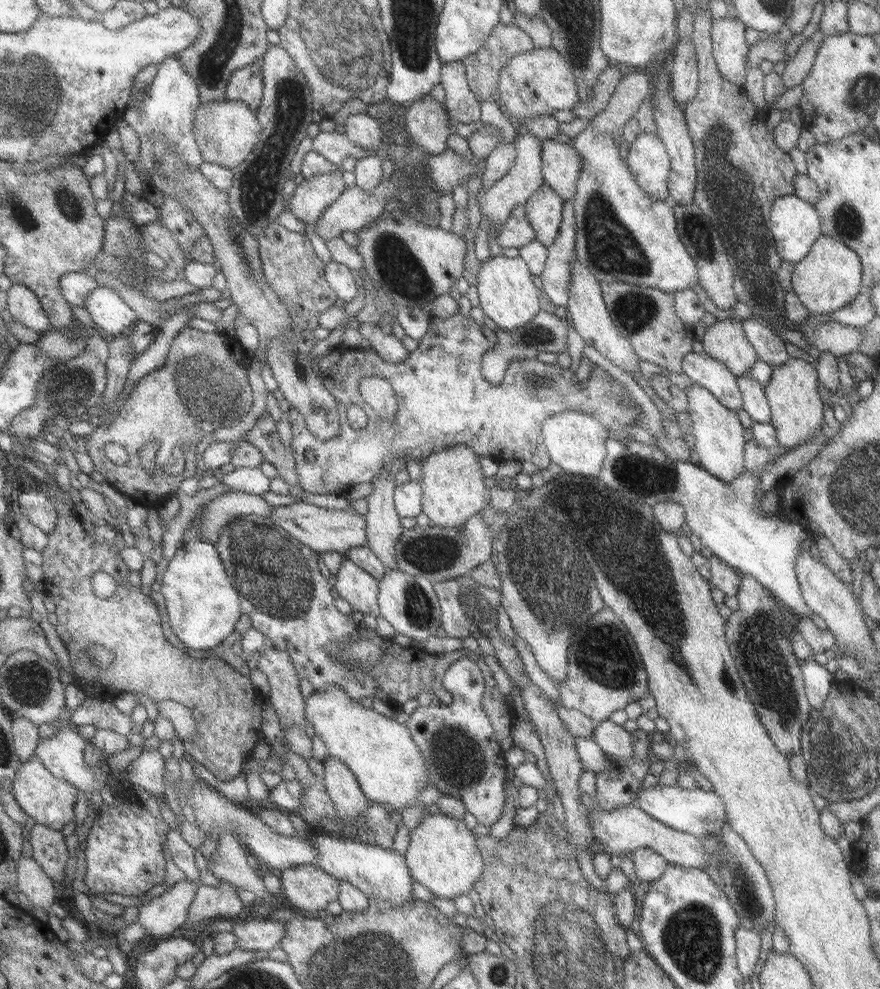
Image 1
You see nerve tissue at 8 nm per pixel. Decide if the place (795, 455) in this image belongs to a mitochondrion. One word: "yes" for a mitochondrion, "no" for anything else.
no

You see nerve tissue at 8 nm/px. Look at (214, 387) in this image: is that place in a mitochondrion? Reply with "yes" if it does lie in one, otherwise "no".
yes

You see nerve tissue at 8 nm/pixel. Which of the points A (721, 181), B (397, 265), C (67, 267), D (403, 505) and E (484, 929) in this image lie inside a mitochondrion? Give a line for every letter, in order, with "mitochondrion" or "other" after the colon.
A: mitochondrion
B: mitochondrion
C: other
D: other
E: other

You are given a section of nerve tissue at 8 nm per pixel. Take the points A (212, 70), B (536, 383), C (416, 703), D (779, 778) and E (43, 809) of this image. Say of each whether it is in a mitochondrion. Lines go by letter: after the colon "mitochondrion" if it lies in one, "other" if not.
A: mitochondrion
B: mitochondrion
C: other
D: other
E: other

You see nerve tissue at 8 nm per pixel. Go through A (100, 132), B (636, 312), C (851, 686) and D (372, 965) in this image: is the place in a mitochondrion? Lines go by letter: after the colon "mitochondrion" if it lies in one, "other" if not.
A: other
B: mitochondrion
C: other
D: mitochondrion

